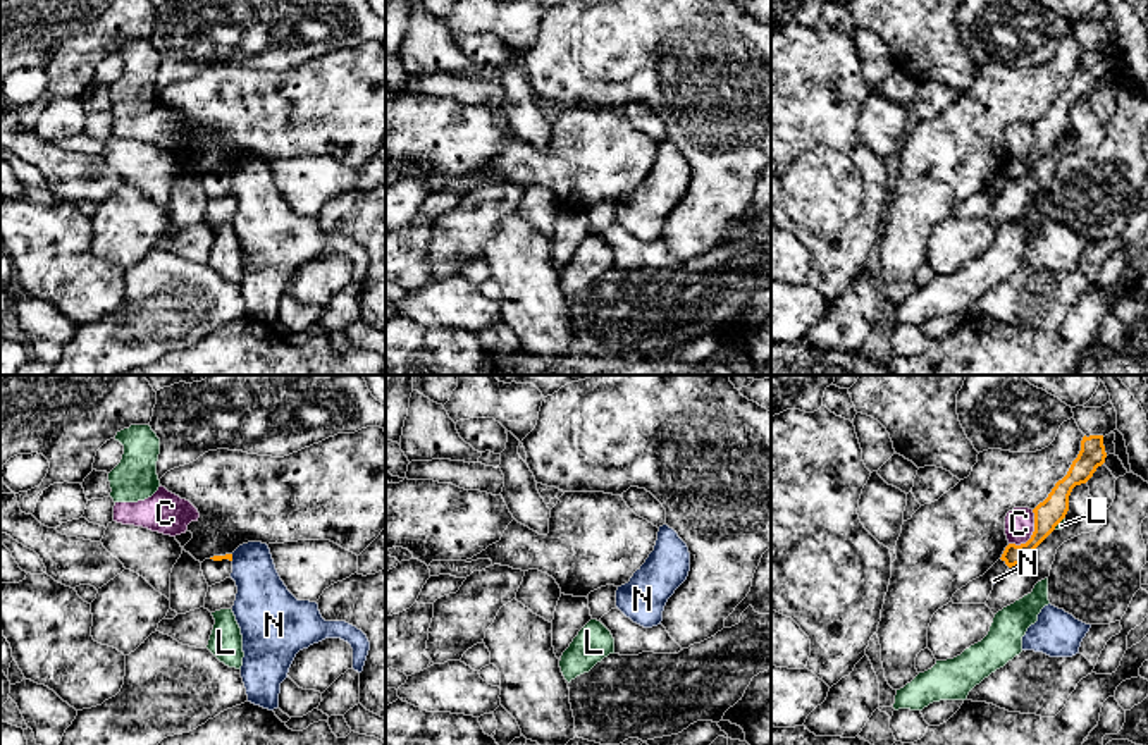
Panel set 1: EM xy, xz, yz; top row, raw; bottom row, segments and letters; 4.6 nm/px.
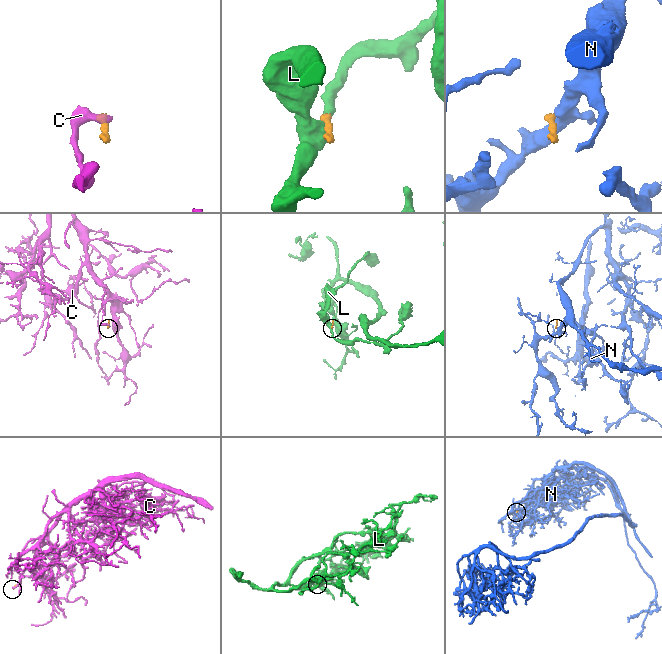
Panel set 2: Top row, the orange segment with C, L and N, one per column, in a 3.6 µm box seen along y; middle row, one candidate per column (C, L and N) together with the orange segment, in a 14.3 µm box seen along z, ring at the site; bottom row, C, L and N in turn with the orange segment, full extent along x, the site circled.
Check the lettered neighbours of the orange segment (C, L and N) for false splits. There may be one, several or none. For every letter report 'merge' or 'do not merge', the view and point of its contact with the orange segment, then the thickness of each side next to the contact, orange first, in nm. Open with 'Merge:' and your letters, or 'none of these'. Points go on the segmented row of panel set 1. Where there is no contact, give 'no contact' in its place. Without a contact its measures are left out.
Merge: none of these
C: do not merge | yz (1033, 534) | 130/140 nm
L: do not merge | yz (1059, 522) | 130/40 nm
N: do not merge | xy (231, 558) | 30/260 nm

